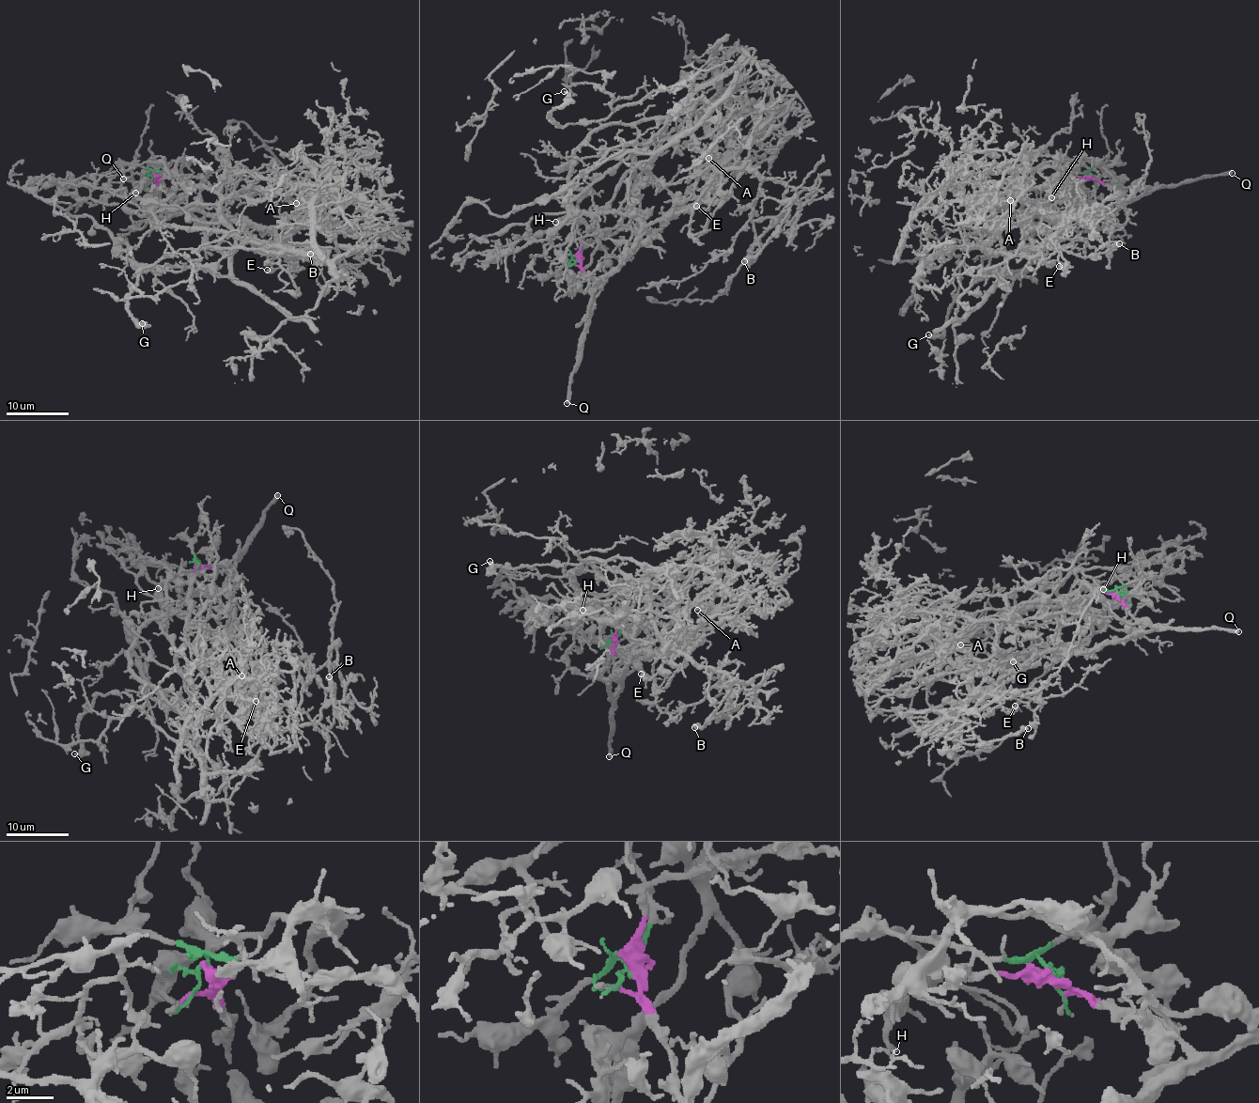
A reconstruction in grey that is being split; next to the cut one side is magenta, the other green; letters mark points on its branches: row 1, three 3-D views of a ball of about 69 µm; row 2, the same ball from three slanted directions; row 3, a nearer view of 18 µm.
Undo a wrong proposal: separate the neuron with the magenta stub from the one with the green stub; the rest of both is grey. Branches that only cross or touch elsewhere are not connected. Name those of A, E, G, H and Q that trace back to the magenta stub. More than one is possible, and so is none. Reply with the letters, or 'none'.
Q

